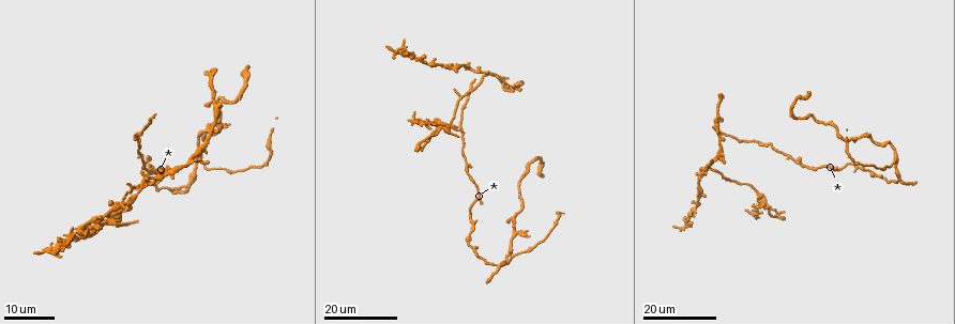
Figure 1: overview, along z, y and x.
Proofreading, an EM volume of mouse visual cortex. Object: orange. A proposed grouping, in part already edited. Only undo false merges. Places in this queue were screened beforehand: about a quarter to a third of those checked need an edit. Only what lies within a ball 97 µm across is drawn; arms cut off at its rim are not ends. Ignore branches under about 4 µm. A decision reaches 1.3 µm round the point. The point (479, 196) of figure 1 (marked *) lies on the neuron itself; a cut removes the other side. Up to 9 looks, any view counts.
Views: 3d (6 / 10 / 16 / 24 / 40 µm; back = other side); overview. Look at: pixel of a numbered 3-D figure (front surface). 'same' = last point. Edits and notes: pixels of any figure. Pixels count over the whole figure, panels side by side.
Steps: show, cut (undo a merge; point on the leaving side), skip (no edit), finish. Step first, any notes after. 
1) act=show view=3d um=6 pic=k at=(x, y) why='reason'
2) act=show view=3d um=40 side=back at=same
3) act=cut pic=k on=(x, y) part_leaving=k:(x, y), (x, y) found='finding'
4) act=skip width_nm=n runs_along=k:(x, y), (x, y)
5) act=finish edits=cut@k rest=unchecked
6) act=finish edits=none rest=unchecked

act=show view=3d um=16 pic=1 at=(140, 152) why='two arms in line, one across'

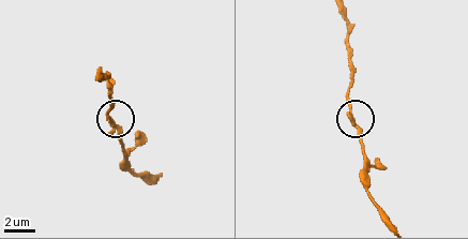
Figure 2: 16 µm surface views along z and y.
act=show view=3d um=6 pic=2 at=(110, 119)

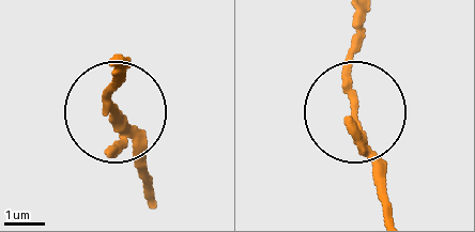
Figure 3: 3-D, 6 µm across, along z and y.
act=skip runs_along=3:(151, 195), (107, 99), (117, 55) found='continuous, no second neuron'

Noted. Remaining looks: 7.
act=show view=3d um=24 pic=1 at=(514, 231) why='sudden change in width'

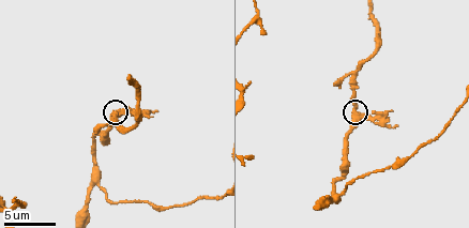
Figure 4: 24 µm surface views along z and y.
act=show view=3d um=10 pic=4 at=(356, 109)

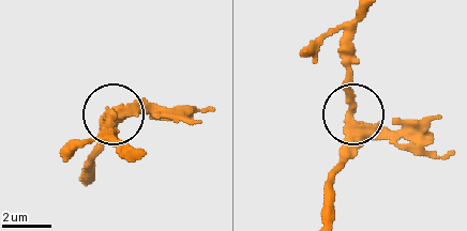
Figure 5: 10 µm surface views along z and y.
act=cut pic=5 on=(392, 136) found='a second neuron is stuck on'

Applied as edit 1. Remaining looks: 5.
act=show view=3d um=24 pic=1 at=(900, 178) why='branch point'

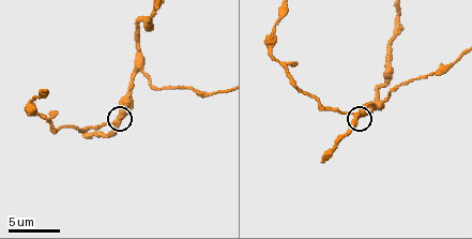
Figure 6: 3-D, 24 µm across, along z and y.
act=show view=3d um=6 pic=6 at=(118, 124)

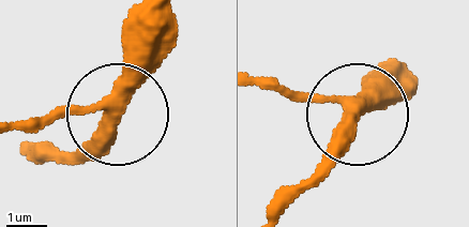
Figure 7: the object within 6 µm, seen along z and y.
act=skip arms=3 found='one neuron here'

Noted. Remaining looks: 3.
act=show view=3d um=16 pic=1 at=(168, 170)

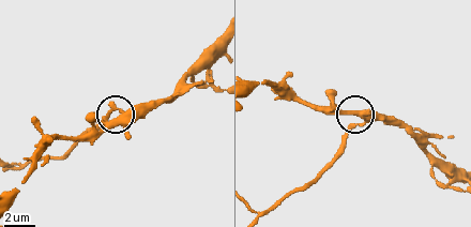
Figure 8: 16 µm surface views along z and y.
act=show view=3d um=10 pic=8 at=(354, 125) why='closer look'

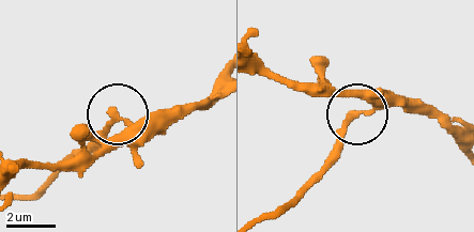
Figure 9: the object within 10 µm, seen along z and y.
act=cut pic=9 on=(342, 139) width_nm=250 found='a second neuron is stuck on'

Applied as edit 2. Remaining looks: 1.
act=finish edits=cut@5,cut@9 rest=unchecked

